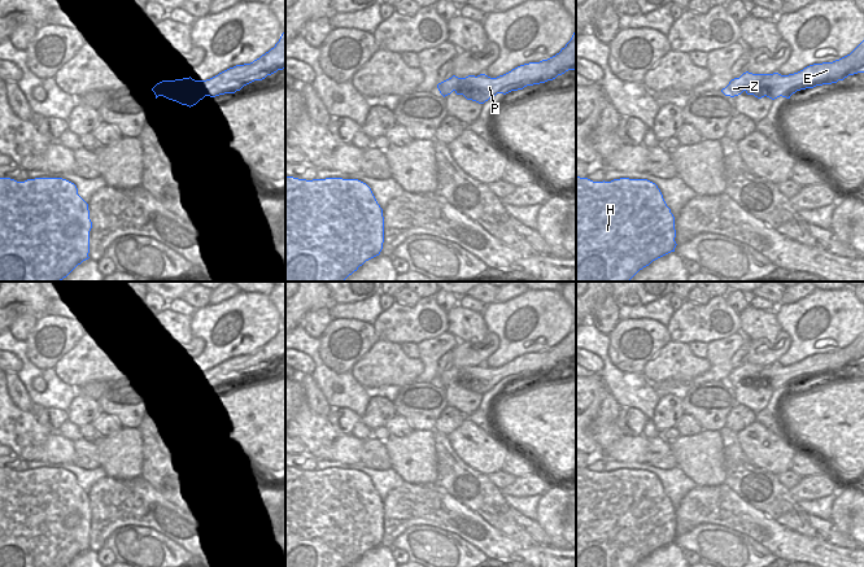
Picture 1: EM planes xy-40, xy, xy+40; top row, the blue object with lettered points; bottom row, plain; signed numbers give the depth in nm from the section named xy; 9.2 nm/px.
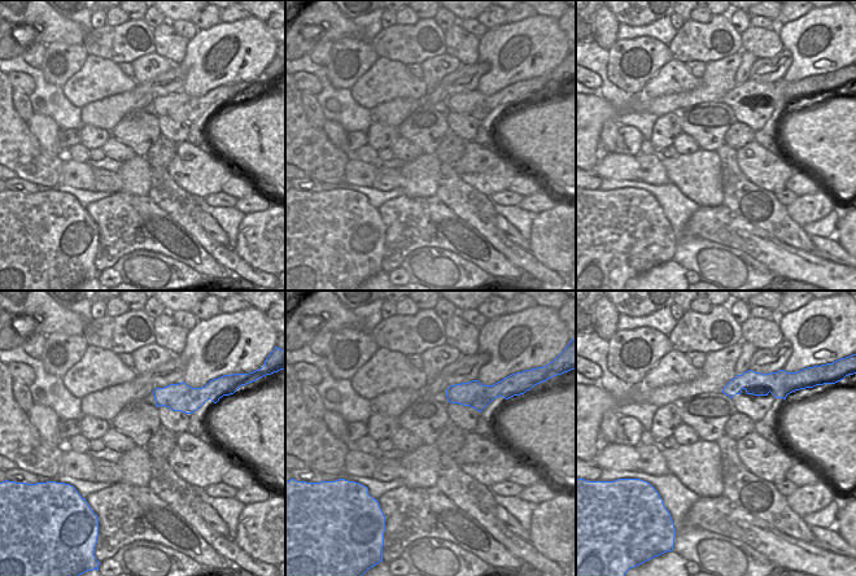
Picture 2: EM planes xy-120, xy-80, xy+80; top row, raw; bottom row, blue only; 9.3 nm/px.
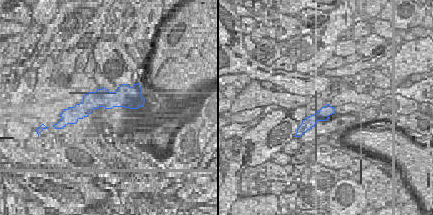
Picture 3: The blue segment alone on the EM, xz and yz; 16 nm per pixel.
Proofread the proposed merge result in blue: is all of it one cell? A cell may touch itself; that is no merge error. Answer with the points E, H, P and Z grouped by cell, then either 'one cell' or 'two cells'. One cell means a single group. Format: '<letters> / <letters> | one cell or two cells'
E H P / Z | two cells

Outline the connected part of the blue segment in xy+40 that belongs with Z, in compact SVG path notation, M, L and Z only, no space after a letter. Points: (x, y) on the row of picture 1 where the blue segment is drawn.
M743 73L739 78L734 78L729 82L729 84L721 90L721 92L725 96L738 96L741 95L743 91L752 88L755 86L763 86L764 80L767 78L771 78L772 75L781 75L778 73L773 73L773 74L752 74L752 73Z

